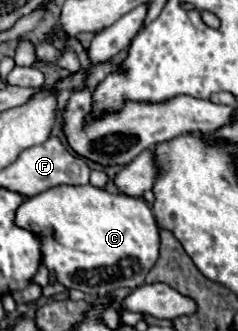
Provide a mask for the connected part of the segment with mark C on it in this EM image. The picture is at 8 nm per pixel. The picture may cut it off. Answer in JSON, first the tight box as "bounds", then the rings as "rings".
{"bounds":[16,185,160,297],"rings":[[[60,185],[60,189],[48,189],[30,197],[20,205],[16,213],[16,223],[24,229],[30,229],[42,239],[42,263],[56,273],[58,281],[66,289],[80,289],[92,297],[104,297],[116,289],[134,289],[140,287],[158,259],[160,233],[154,221],[154,215],[144,199],[112,195],[104,189],[92,185]]]}

